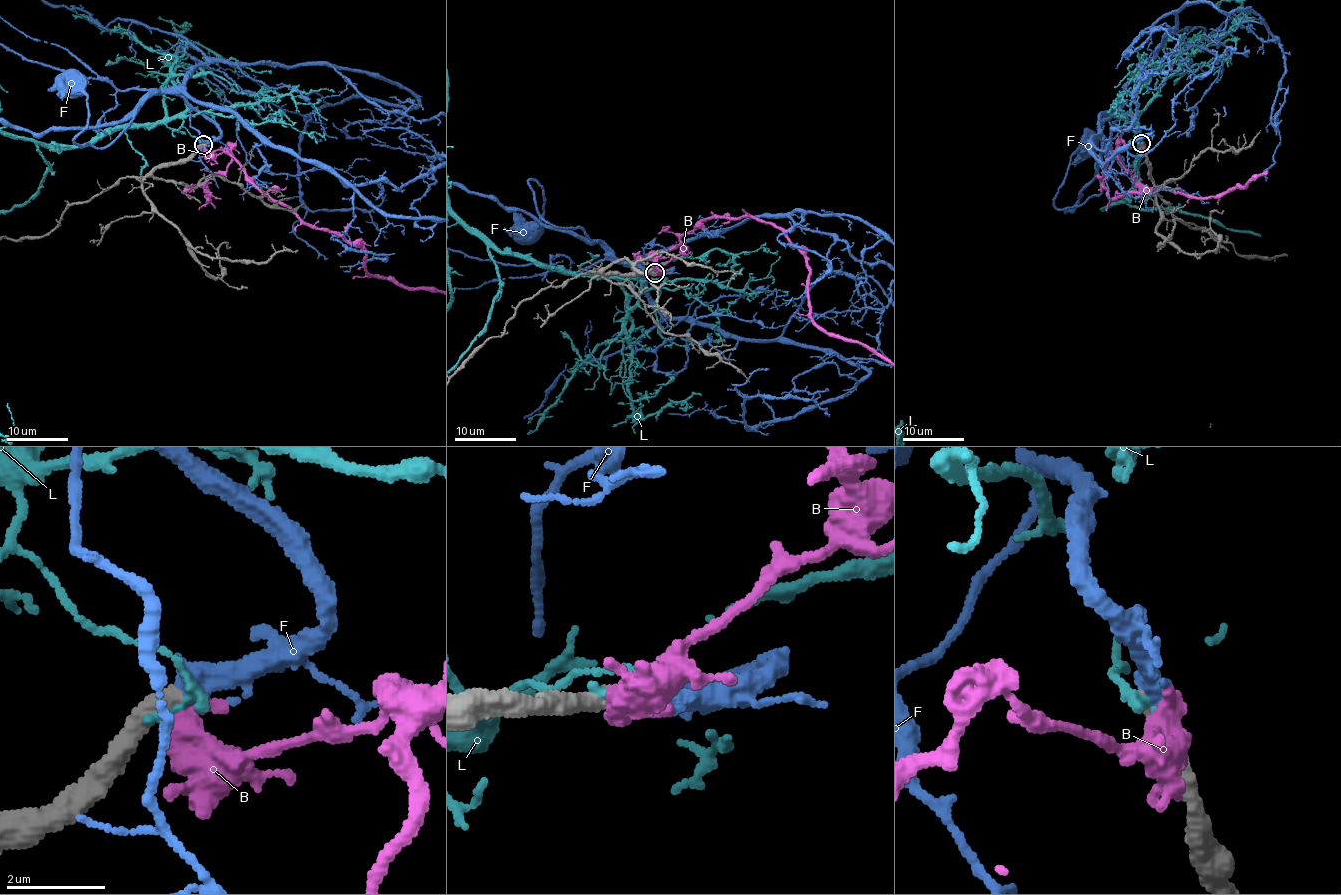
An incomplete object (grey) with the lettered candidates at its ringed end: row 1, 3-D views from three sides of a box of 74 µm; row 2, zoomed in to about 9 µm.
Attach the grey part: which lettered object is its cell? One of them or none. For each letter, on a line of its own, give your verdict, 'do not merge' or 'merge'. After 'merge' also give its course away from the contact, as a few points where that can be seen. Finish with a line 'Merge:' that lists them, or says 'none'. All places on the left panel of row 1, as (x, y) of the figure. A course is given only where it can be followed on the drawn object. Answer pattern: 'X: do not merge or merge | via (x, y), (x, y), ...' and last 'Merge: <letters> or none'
B: do not merge
F: merge | via (202, 145), (220, 130), (159, 92), (108, 145), (82, 147), (73, 139), (87, 95), (71, 85)
L: do not merge
Merge: F

